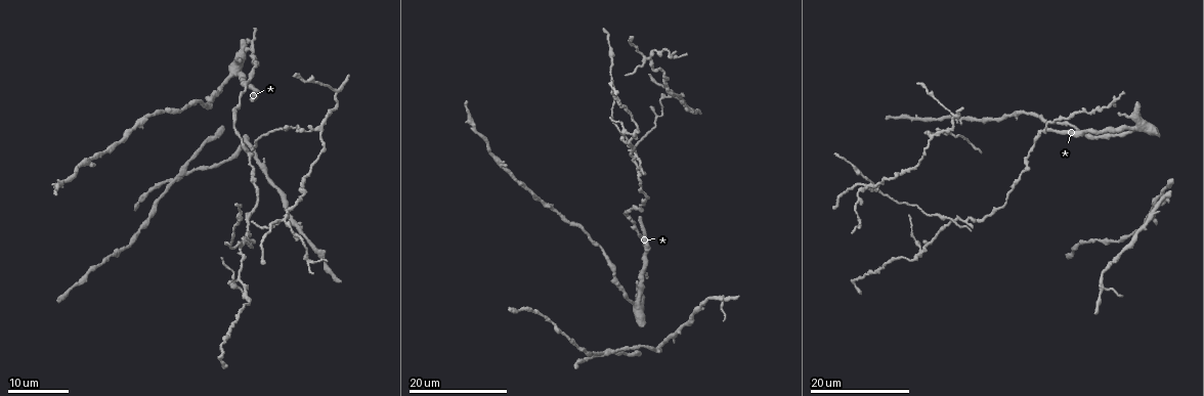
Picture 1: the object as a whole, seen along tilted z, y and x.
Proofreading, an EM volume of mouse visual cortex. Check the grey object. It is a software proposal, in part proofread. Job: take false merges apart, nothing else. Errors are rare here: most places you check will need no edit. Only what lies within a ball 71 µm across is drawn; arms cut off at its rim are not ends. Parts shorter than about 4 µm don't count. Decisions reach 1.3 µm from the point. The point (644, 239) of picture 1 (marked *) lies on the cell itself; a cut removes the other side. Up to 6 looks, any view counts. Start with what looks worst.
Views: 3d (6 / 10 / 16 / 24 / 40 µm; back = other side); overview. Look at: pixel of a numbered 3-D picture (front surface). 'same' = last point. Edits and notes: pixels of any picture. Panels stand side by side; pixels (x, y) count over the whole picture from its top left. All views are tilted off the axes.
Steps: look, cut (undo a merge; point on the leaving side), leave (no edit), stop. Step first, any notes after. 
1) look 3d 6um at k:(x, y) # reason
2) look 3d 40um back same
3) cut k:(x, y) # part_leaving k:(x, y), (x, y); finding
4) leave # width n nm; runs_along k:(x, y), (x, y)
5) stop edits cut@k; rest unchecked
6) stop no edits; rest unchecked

look 3d 16um at 1:(633, 156) # four arms meet

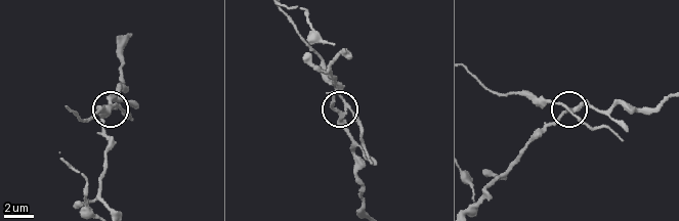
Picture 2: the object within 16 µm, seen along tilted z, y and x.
look 3d 6um at 2:(343, 110)

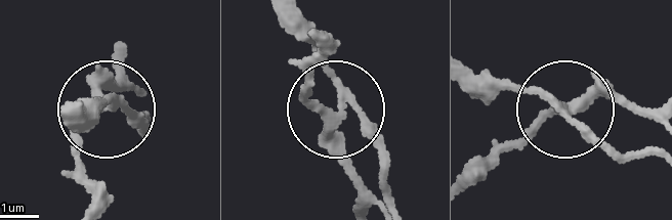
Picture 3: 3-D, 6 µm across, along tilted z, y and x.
cut 3:(139, 125) # side_arm 33 um; part_leaving 3:(343, 112), (305, 16); a second cell is stuck on

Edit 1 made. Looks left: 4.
look 3d 16um at 1:(648, 59) # three arms meet

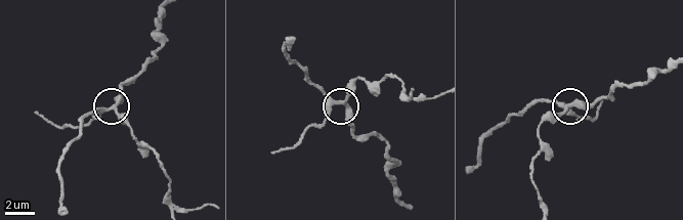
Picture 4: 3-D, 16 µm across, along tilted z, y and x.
look 3d 10um at 4:(344, 102)

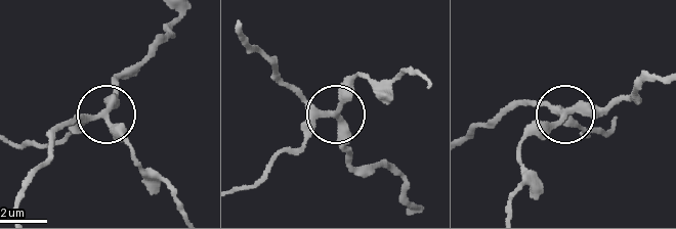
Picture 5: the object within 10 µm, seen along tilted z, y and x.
look 3d 6um at 5:(564, 117) # zoom in

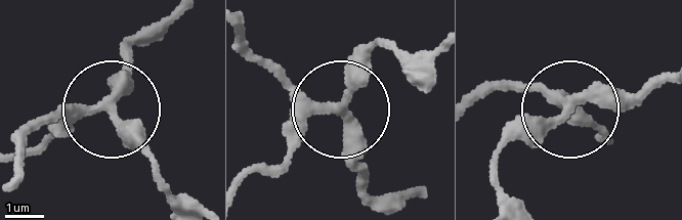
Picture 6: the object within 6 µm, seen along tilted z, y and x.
leave # width 280 nm; runs_along 6:(668, 80), (564, 100), (510, 84); all the same cell

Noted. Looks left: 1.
stop edits cut@3; rest unchecked

